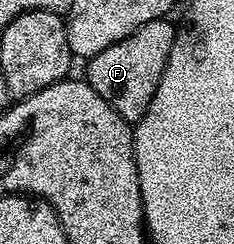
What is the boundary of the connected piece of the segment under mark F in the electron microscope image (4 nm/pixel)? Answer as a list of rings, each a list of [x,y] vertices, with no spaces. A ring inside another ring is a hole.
[[[158,18],[137,28],[133,36],[125,36],[125,40],[105,48],[105,52],[97,52],[97,56],[93,56],[86,63],[86,82],[126,122],[134,124],[141,120],[141,116],[145,116],[157,92],[157,84],[161,84],[161,72],[165,72],[176,29],[176,23],[171,23],[167,18]]]

